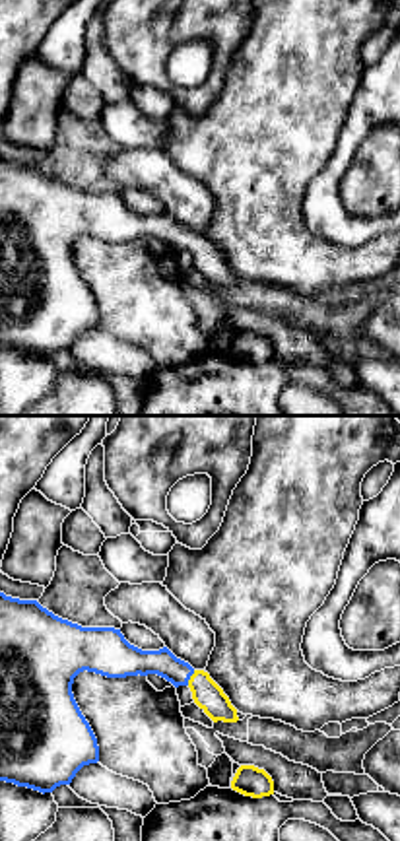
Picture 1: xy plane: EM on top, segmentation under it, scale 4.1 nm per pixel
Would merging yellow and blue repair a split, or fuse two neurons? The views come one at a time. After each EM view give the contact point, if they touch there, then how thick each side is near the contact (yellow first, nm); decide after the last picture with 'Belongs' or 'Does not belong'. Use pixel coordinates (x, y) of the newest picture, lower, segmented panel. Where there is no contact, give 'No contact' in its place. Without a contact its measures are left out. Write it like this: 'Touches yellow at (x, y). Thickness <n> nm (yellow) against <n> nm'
Touches yellow at (191, 678). Thickness 120 nm (yellow) against 120 nm

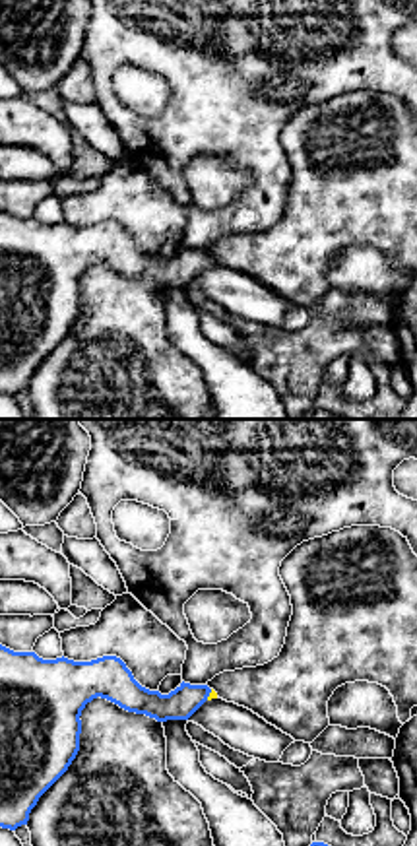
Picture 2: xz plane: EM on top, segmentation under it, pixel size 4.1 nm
Touches yellow at (210, 695). Thickness 30 nm (yellow) against 130 nm

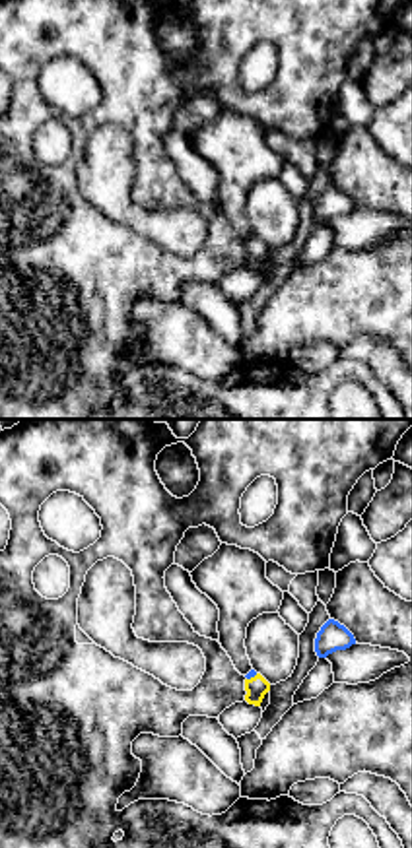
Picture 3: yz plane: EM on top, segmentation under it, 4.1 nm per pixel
Touches yellow at (251, 678). Thickness 90 nm (yellow) against 30 nm

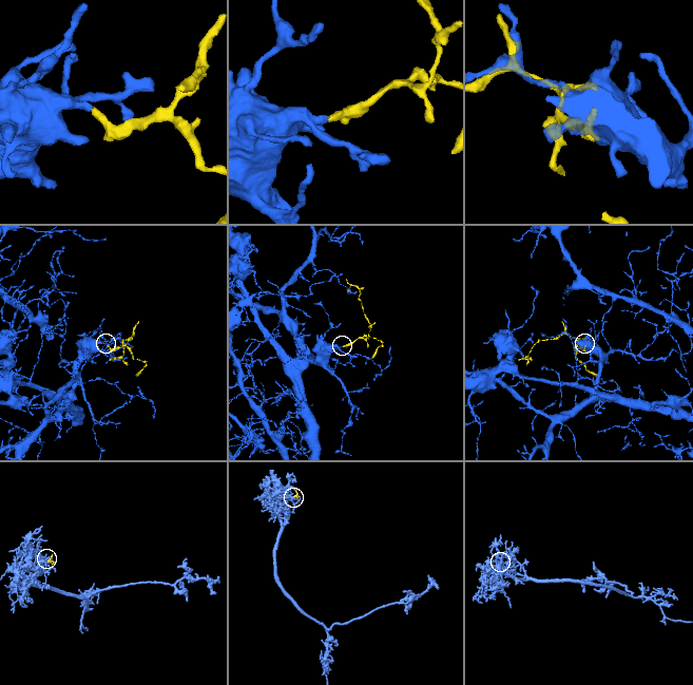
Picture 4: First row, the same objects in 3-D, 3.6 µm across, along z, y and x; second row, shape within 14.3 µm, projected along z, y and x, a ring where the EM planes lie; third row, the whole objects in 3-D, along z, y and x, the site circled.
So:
Belongs

